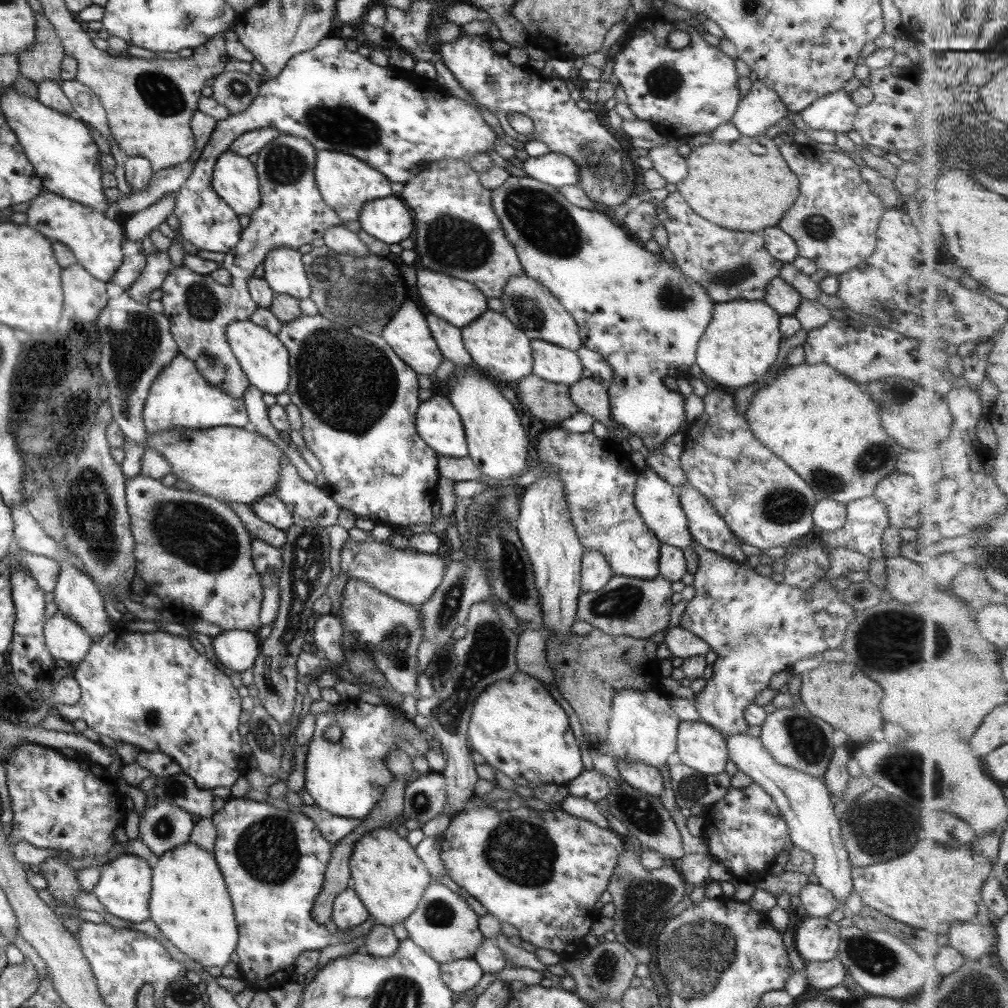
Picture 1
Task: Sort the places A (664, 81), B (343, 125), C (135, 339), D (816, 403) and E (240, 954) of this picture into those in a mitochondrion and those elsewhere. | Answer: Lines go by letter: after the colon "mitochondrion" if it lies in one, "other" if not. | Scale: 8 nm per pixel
A: mitochondrion
B: mitochondrion
C: mitochondrion
D: other
E: other

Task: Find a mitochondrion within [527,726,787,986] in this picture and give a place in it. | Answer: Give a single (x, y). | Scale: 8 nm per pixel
(643, 899)

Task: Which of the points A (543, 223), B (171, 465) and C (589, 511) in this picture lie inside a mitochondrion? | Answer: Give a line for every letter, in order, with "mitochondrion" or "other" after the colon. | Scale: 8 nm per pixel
A: mitochondrion
B: other
C: mitochondrion

